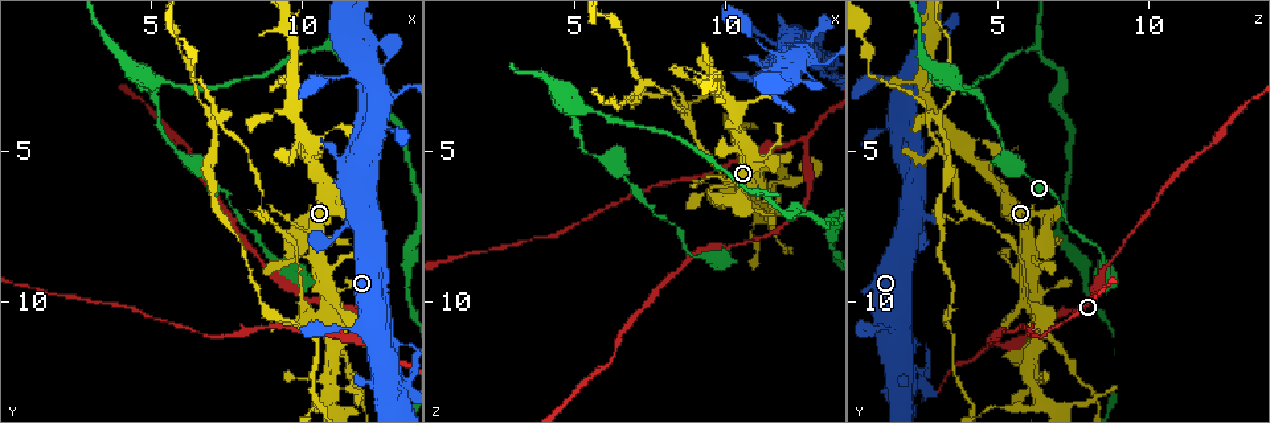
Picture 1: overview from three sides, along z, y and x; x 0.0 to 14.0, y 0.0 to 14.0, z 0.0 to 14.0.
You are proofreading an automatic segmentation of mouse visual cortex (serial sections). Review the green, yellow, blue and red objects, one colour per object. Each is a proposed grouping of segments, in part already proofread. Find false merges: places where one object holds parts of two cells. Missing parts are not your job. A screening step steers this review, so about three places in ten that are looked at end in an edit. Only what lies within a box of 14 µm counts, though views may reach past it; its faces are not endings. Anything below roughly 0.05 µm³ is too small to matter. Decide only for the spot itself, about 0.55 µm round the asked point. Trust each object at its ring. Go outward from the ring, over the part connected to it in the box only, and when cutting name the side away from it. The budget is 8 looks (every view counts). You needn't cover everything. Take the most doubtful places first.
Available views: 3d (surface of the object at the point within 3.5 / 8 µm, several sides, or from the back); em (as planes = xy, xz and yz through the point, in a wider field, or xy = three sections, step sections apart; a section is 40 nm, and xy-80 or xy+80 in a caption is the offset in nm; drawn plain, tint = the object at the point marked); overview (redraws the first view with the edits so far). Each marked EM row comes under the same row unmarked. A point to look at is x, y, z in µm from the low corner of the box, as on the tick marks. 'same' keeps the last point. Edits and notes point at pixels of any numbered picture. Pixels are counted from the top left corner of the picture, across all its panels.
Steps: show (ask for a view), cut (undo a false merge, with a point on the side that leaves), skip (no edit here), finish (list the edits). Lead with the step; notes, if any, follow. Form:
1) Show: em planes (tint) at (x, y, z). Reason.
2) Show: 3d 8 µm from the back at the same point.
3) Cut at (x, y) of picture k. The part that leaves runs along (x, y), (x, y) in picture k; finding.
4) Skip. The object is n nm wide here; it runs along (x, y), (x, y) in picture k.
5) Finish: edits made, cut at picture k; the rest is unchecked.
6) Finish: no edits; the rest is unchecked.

Show: 3d 3.5 µm at (12.7, 11.5, 4.8). Abrupt turn.

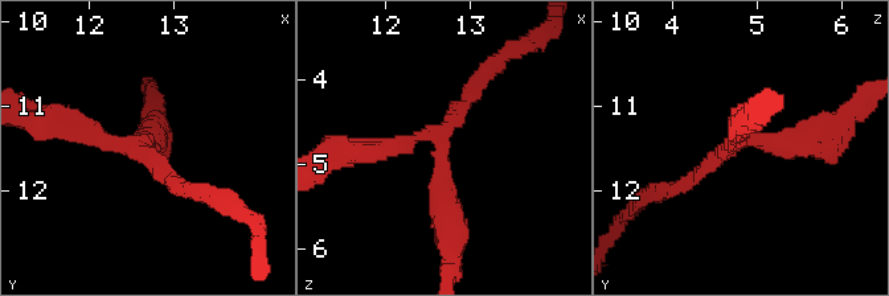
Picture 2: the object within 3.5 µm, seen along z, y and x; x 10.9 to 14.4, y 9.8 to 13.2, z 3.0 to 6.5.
Show: em xy step 5 (tint) at (12.70, 11.45, 4.75). 3 arms meet here; the arms are 200, 250, 350 nm wide; now the EM.

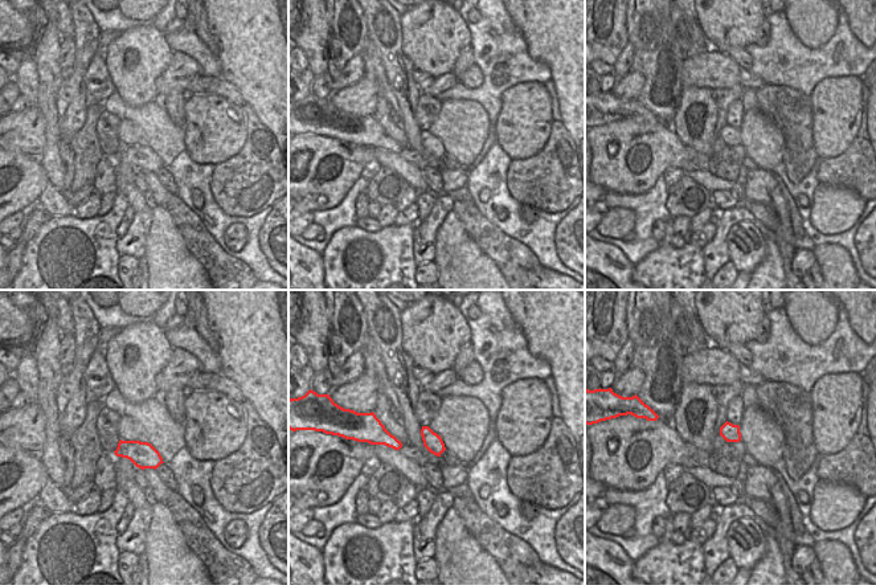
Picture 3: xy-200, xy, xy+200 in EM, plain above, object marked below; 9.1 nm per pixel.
Skip. It runs along (451, 234), (443, 146), (416, 136), (371, 152) in picture 2; continuous, no second cell.

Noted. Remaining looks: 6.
Show: 3d 8 µm at (5.1, 2.7, 3.7). A narrow waist.

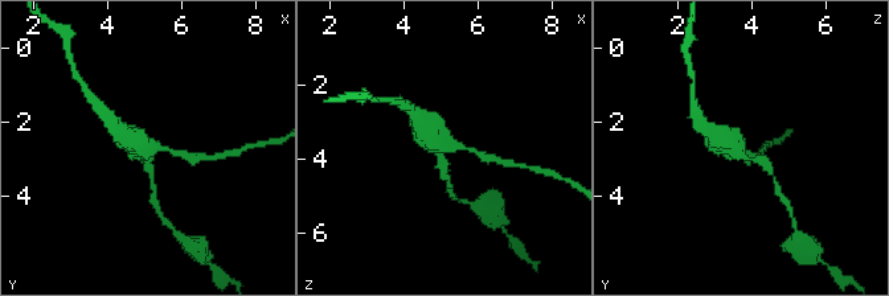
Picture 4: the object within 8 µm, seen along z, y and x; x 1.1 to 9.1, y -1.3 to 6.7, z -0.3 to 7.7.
Show: em xy step 5 (tint) at (5.0, 2.7, 3.6). 3 arms meet here; the arms are 150, 250, 700 nm wide; now the EM.

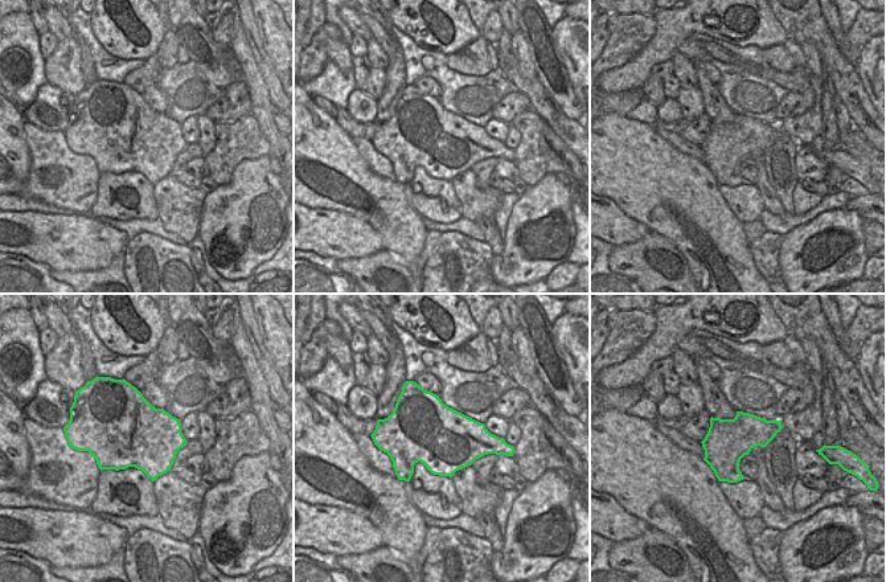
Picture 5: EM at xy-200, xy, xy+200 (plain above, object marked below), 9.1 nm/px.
Skip. It runs along (445, 176), (442, 146), (478, 153) in picture 4; continuous, no second cell.

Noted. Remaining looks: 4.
Show: em xy step 3 (tint) at (10.4, 8.8, 6.1). Four or more arms meet.

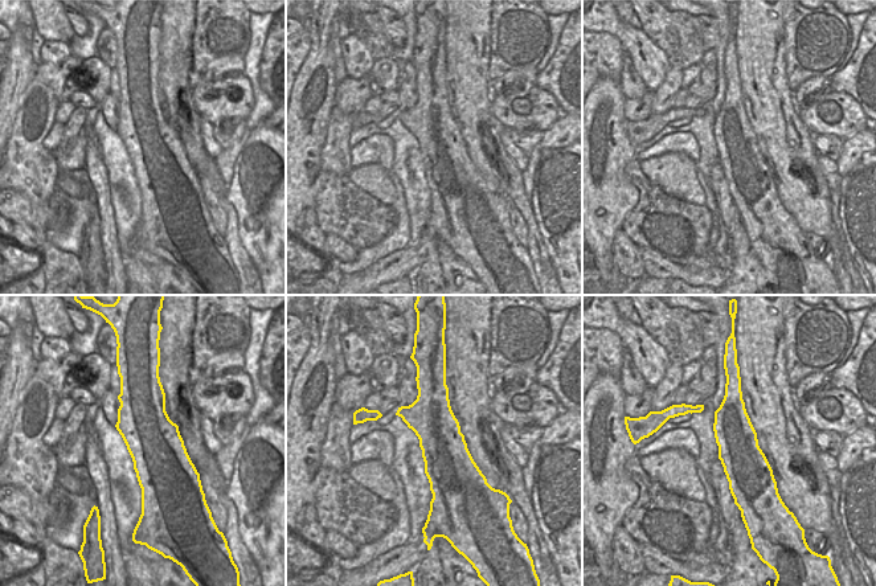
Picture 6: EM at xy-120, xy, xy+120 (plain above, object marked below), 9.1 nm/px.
Show: 3d 3.5 µm at the same point. See where the arms go.

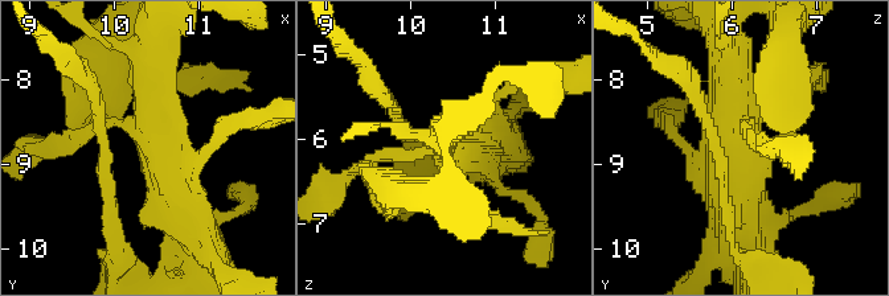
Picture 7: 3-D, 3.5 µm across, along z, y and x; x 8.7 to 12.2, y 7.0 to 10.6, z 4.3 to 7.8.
Skip. It runs along (147, 54), (147, 132), (188, 221) in picture 7; one cell here.

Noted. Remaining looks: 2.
Finish: no edits; the rest is unchecked.

